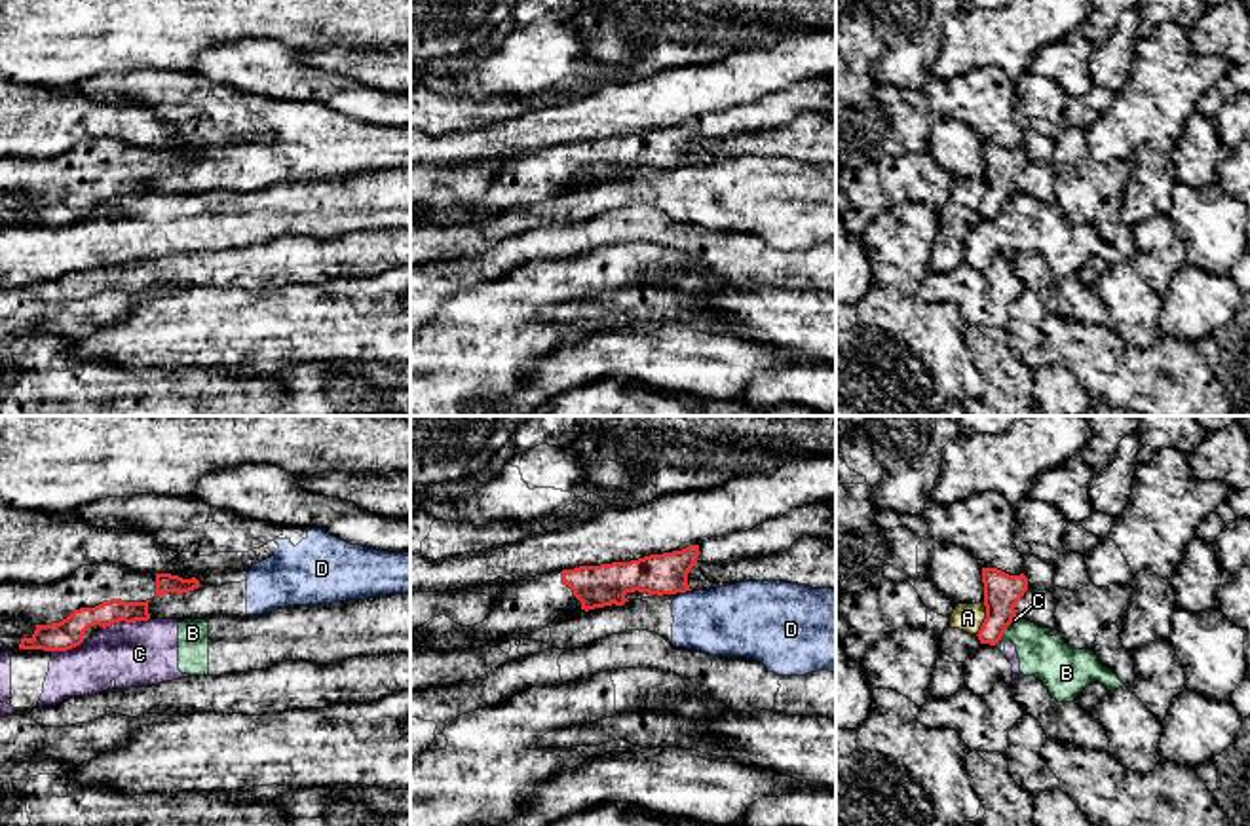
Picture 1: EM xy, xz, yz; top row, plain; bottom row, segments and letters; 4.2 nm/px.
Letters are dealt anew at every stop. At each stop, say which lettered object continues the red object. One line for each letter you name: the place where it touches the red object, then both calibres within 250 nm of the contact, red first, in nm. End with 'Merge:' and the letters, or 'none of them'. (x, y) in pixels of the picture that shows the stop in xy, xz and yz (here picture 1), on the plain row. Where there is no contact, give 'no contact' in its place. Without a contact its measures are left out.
Merge: none of them

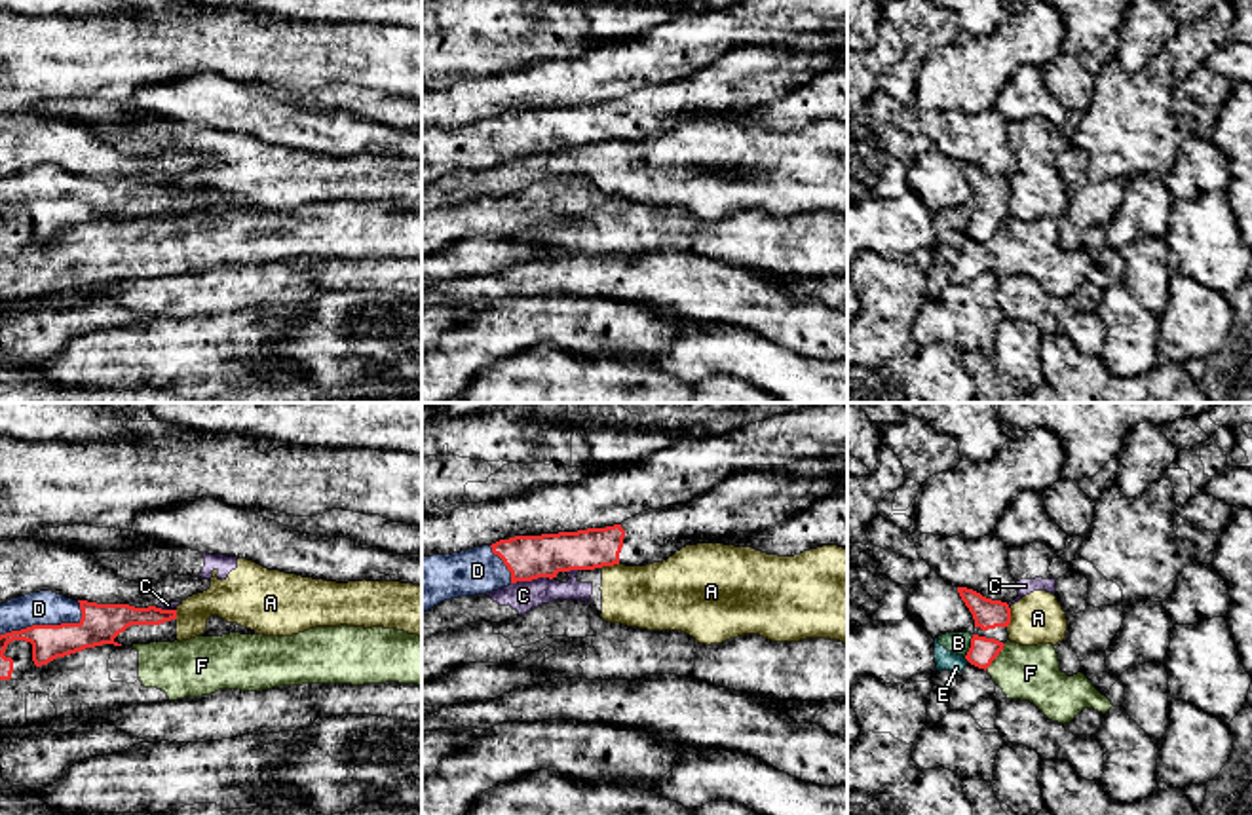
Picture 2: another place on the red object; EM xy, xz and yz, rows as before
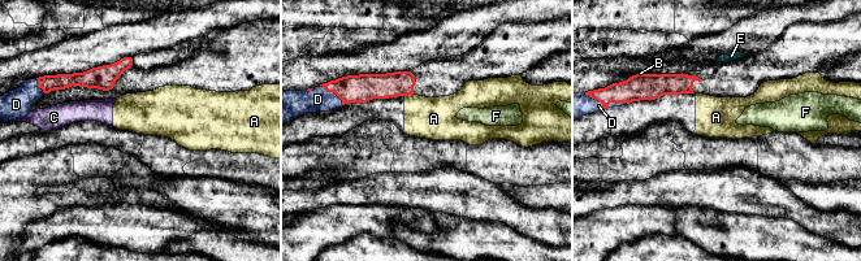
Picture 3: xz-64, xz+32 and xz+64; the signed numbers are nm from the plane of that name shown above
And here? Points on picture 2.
D: xy (48, 200) | 170/140 nm
Merge: D

